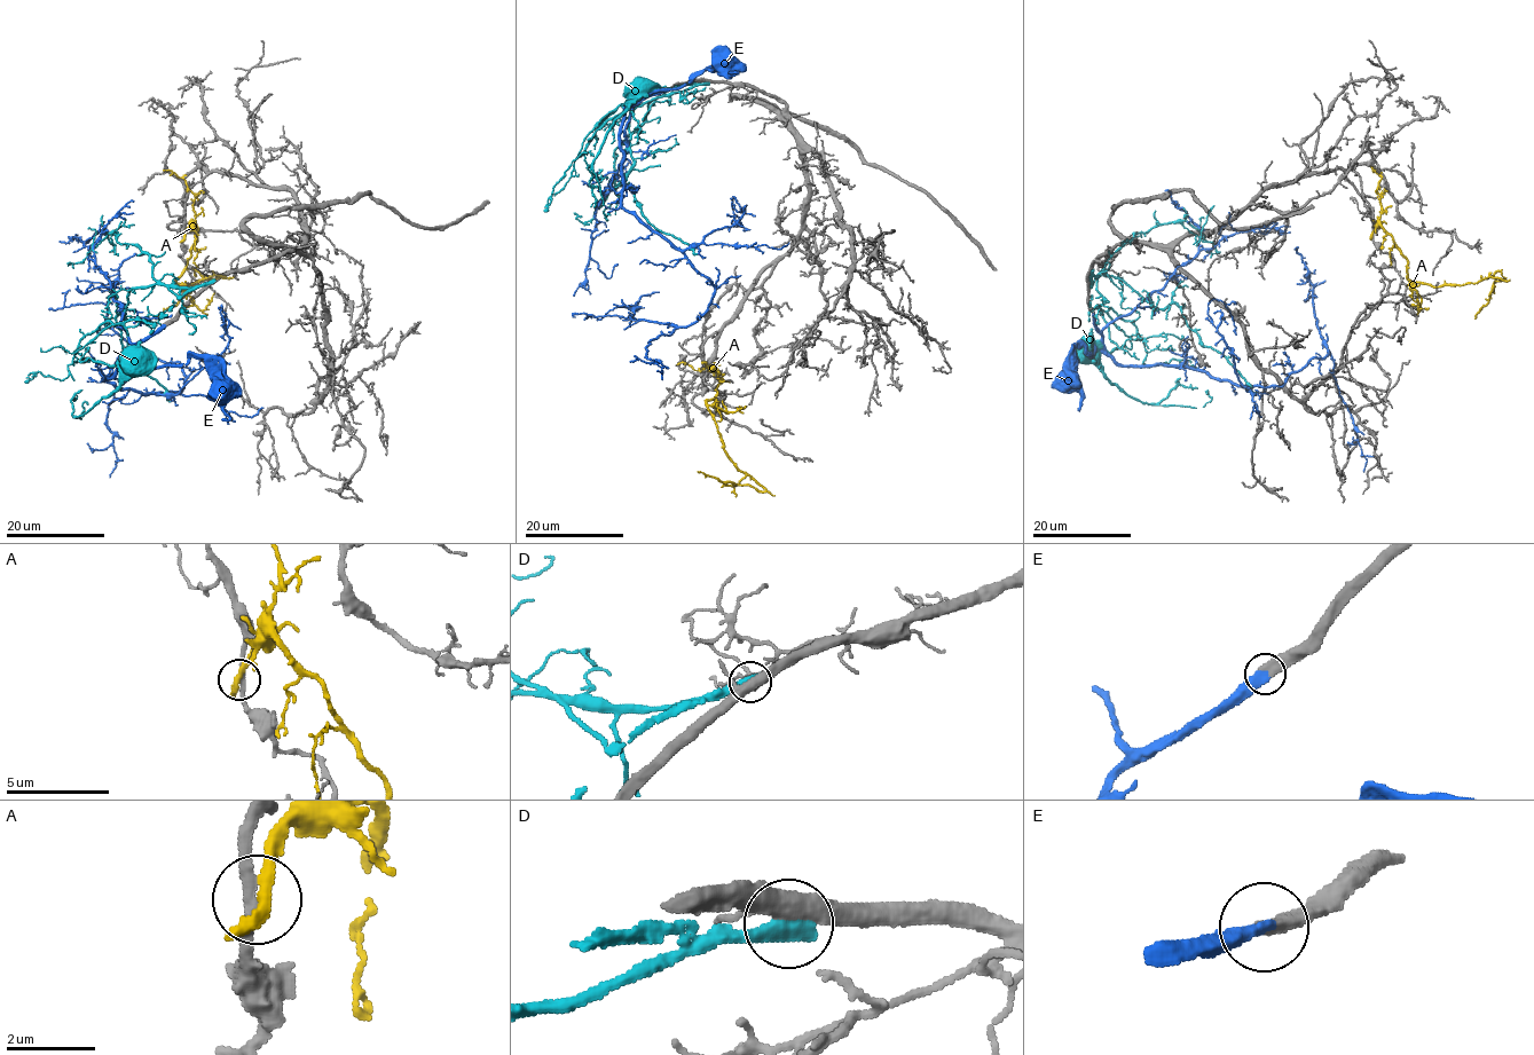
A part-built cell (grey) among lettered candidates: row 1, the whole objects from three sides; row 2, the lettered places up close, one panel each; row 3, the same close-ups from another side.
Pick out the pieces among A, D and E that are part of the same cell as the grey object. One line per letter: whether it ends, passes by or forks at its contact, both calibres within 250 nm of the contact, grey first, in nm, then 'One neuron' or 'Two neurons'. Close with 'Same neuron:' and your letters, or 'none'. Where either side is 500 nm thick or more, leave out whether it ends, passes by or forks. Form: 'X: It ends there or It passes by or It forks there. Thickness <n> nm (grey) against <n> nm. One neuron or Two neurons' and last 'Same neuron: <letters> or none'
A: It ends there. Thickness 240 nm (grey) against 360 nm. Two neurons
D: Thickness 400 nm (grey) against 500 nm. Two neurons
E: It ends there. Thickness 440 nm (grey) against 400 nm. One neuron
Same neuron: E

